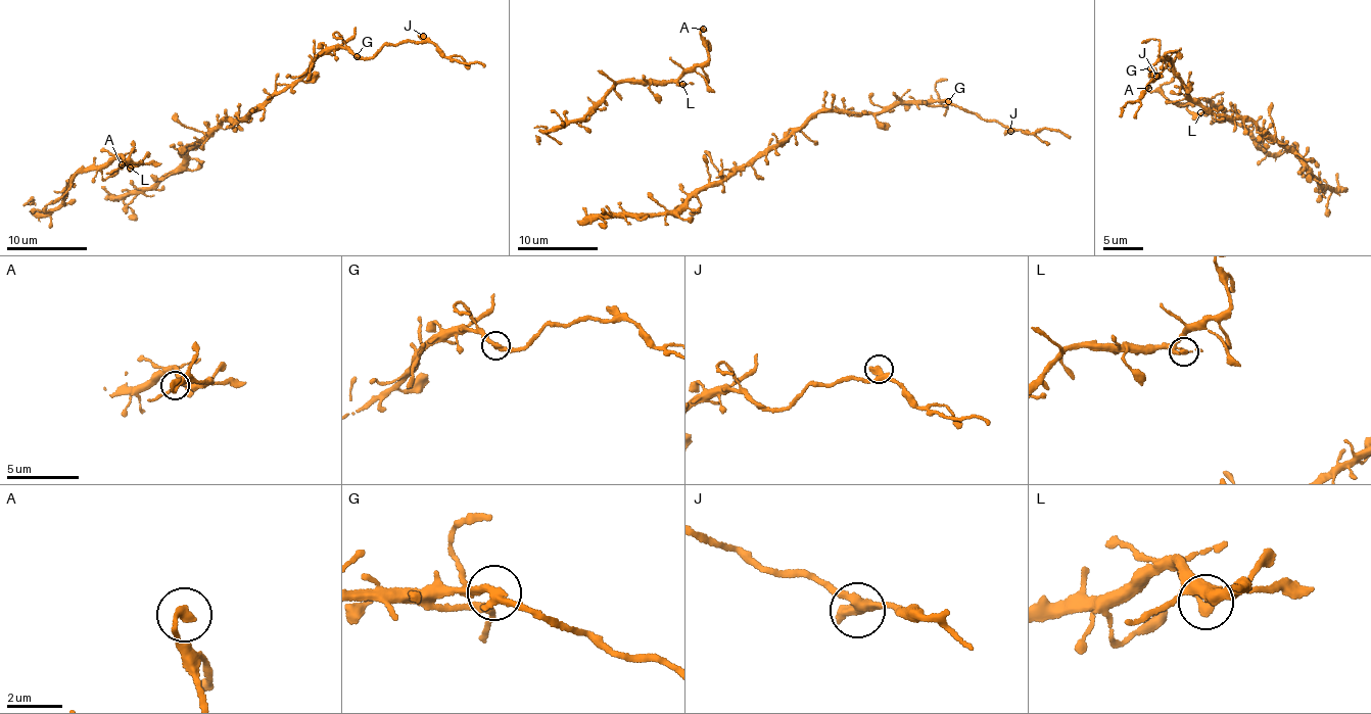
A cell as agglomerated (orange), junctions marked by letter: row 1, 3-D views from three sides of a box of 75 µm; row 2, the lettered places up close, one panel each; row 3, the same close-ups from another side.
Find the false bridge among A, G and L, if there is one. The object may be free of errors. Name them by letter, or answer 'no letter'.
G

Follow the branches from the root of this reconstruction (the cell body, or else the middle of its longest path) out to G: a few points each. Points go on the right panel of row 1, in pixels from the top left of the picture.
G: (1254, 123), (1242, 117), (1226, 120), (1191, 101), (1179, 74), (1166, 59), (1151, 69)

